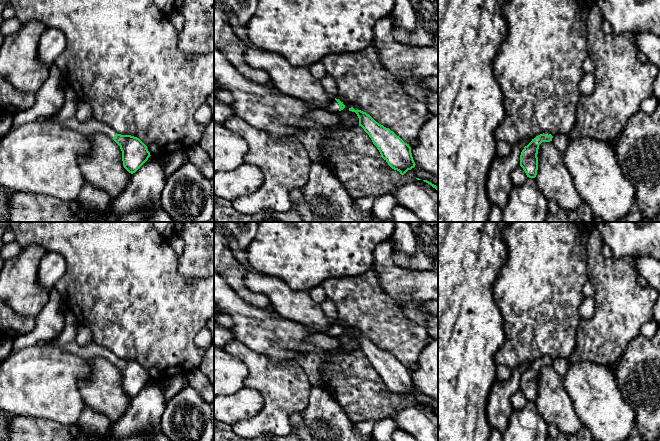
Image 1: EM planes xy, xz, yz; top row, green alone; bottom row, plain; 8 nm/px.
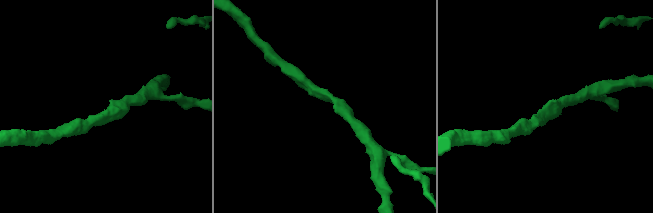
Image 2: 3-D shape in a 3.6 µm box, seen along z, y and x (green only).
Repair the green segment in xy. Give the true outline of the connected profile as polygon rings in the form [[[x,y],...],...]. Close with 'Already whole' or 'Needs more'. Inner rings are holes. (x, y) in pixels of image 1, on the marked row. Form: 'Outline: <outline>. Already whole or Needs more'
Outline: [[[66,86],[64,96],[63,108],[50,116],[47,122],[62,124],[83,133],[100,132],[112,138],[120,146],[124,168],[131,174],[135,173],[151,156],[147,146],[137,137],[117,134],[105,123],[97,120],[79,121],[76,111],[80,99],[71,86]]]. Needs more

